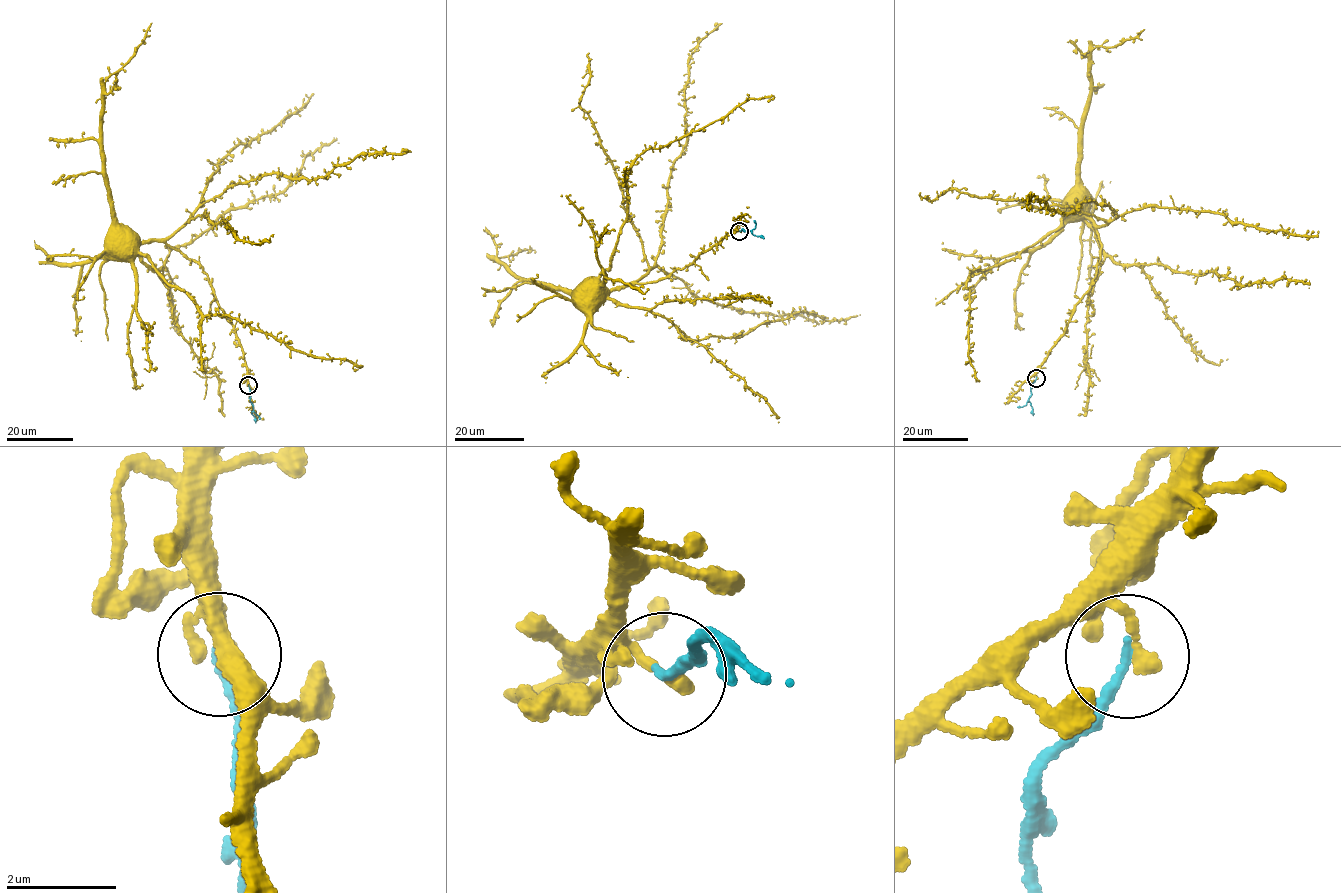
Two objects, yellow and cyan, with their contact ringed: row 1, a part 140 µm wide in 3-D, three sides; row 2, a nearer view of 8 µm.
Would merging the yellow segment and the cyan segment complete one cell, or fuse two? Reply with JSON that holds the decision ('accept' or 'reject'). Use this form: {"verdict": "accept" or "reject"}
{"verdict": "reject"}

